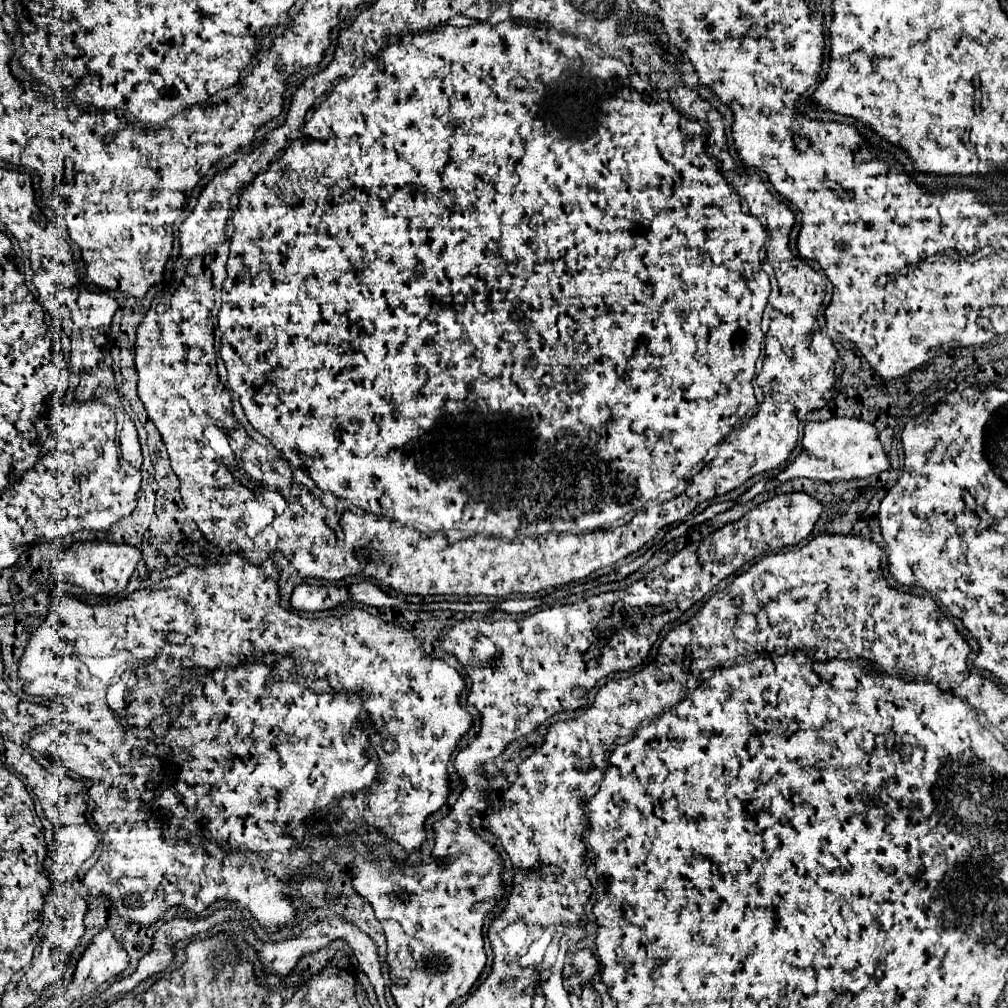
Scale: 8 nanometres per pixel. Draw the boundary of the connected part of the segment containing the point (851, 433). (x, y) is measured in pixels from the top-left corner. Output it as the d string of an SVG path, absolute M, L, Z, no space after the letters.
M834 416L826 422L810 422L804 428L802 446L804 450L800 452L800 456L776 476L776 484L782 484L790 478L810 478L822 482L856 480L856 478L868 478L880 474L890 468L890 460L878 438L876 426L860 418Z

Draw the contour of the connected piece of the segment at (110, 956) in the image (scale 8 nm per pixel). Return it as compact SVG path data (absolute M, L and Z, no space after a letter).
M112 928L98 932L76 962L76 970L68 988L68 1000L76 1000L96 990L106 980L128 968L128 954L114 938Z

